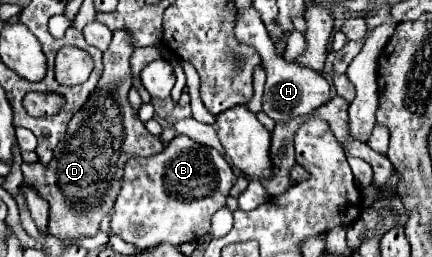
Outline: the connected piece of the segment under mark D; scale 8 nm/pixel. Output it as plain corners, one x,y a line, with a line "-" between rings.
126,30
114,32
112,44
102,58
104,72
84,108
72,116
64,140
54,148
50,164
22,164
24,182
48,200
48,232
44,234
60,240
94,236
102,216
110,212
116,202
124,164
134,156
154,156
164,148
164,144
144,128
128,102
128,90
132,86
132,52
130,34

